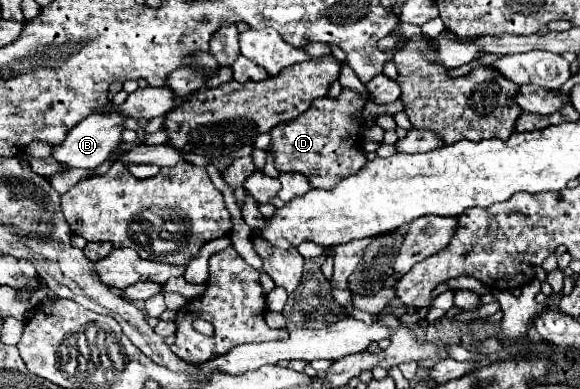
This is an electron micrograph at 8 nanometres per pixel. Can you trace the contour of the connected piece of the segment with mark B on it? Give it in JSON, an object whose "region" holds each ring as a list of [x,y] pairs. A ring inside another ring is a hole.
{"region":[[[89,114],[85,120],[81,120],[77,126],[73,126],[65,140],[57,146],[51,146],[51,156],[63,166],[61,172],[71,170],[71,168],[83,168],[83,170],[91,170],[101,166],[109,152],[113,152],[117,148],[117,144],[121,144],[121,132],[123,132],[123,116],[117,114]]]}

